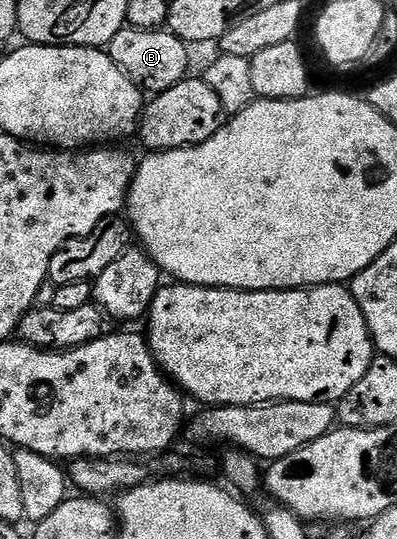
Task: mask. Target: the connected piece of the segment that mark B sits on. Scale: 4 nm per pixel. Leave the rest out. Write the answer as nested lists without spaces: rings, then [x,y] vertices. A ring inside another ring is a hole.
[[[129,26],[122,28],[116,38],[108,46],[112,62],[120,66],[120,70],[130,81],[138,85],[139,89],[150,94],[157,94],[176,86],[180,81],[187,79],[190,68],[191,49],[176,34],[168,30],[140,30]]]

